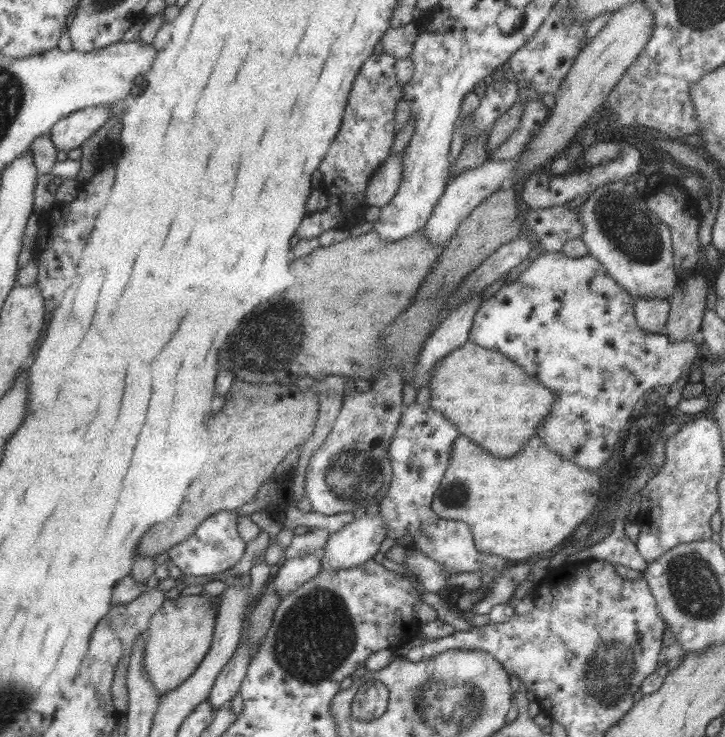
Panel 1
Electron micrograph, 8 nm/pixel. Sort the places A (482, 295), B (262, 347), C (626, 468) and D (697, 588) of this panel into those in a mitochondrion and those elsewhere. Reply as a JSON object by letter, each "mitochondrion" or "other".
{"A":"other","B":"mitochondrion","C":"other","D":"mitochondrion"}

